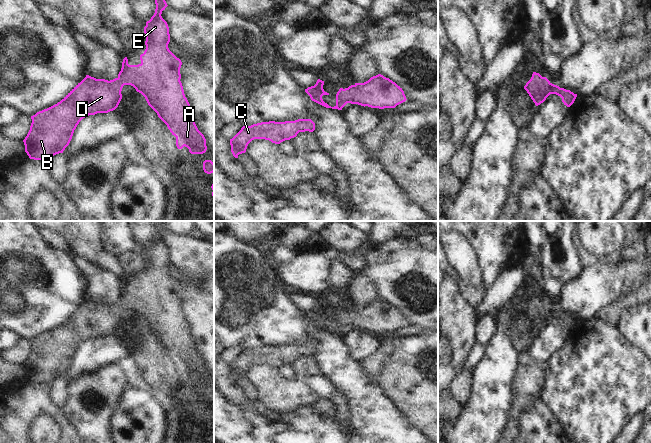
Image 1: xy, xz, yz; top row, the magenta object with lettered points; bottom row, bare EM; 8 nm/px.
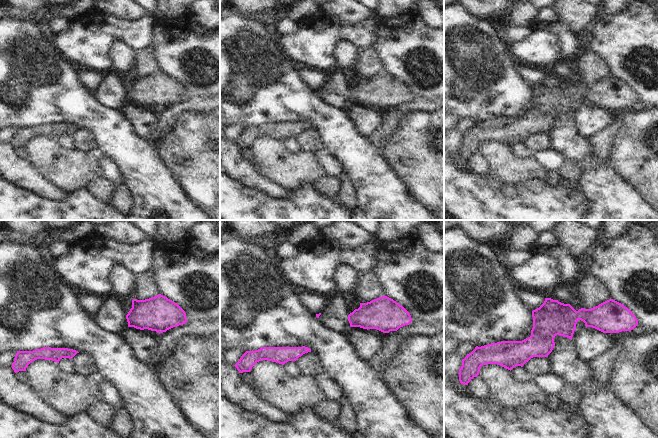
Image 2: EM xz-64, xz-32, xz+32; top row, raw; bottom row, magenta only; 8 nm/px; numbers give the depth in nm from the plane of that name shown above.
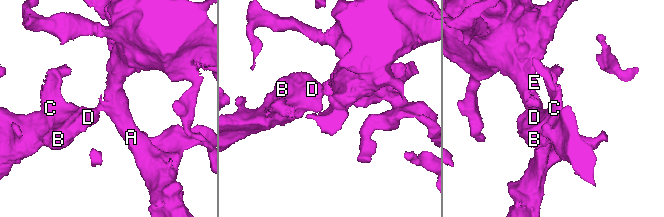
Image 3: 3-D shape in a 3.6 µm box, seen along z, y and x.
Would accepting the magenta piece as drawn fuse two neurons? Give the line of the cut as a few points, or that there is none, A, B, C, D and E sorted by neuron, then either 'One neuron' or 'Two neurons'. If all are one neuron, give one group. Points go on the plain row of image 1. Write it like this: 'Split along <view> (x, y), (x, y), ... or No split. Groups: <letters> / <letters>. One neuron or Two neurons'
No split. Groups: A B C D E. One neuron

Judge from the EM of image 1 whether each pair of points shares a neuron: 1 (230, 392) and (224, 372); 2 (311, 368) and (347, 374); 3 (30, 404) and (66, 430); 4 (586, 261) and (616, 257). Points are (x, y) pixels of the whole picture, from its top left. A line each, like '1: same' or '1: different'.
1: same
2: different
3: same
4: same

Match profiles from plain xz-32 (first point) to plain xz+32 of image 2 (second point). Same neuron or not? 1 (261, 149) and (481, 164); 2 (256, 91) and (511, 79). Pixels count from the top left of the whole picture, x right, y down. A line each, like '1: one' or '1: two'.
1: two
2: one

